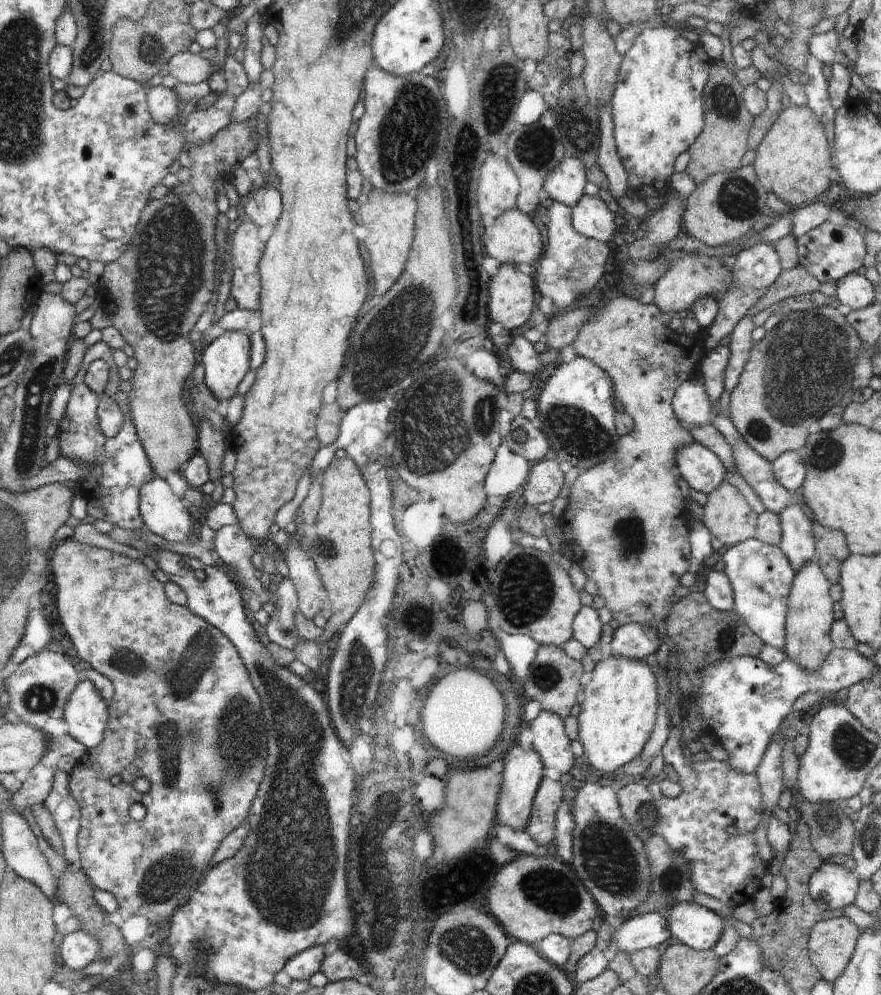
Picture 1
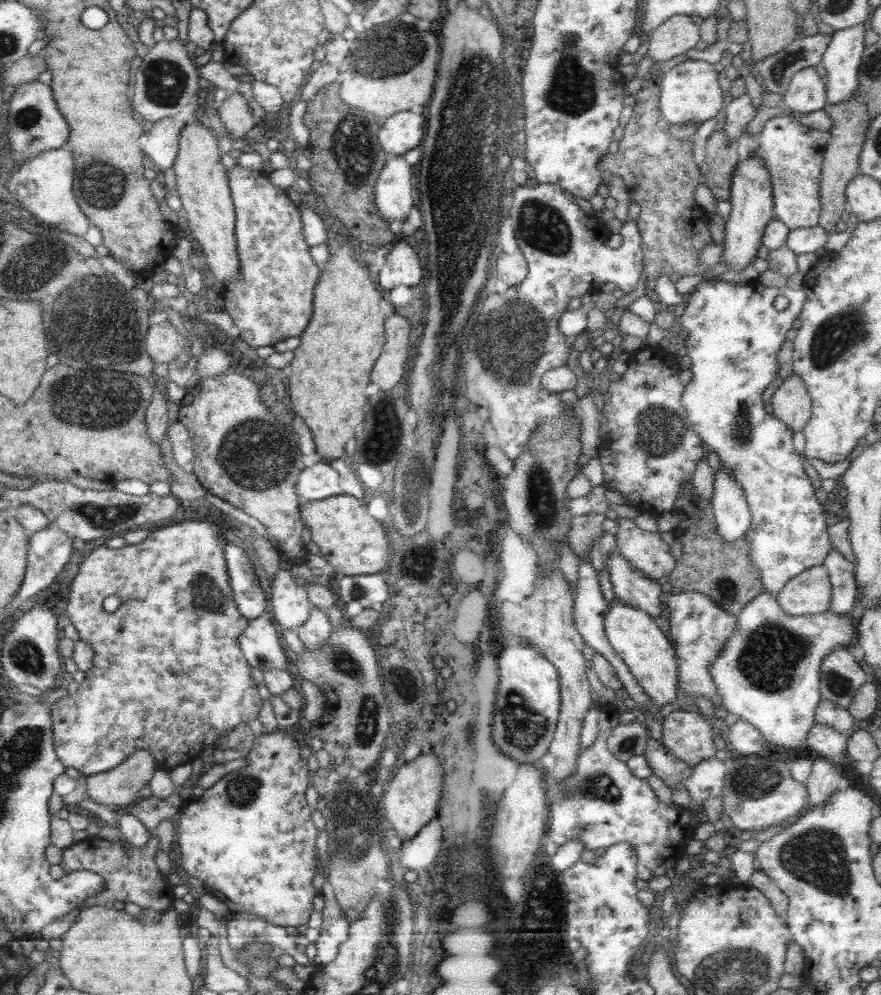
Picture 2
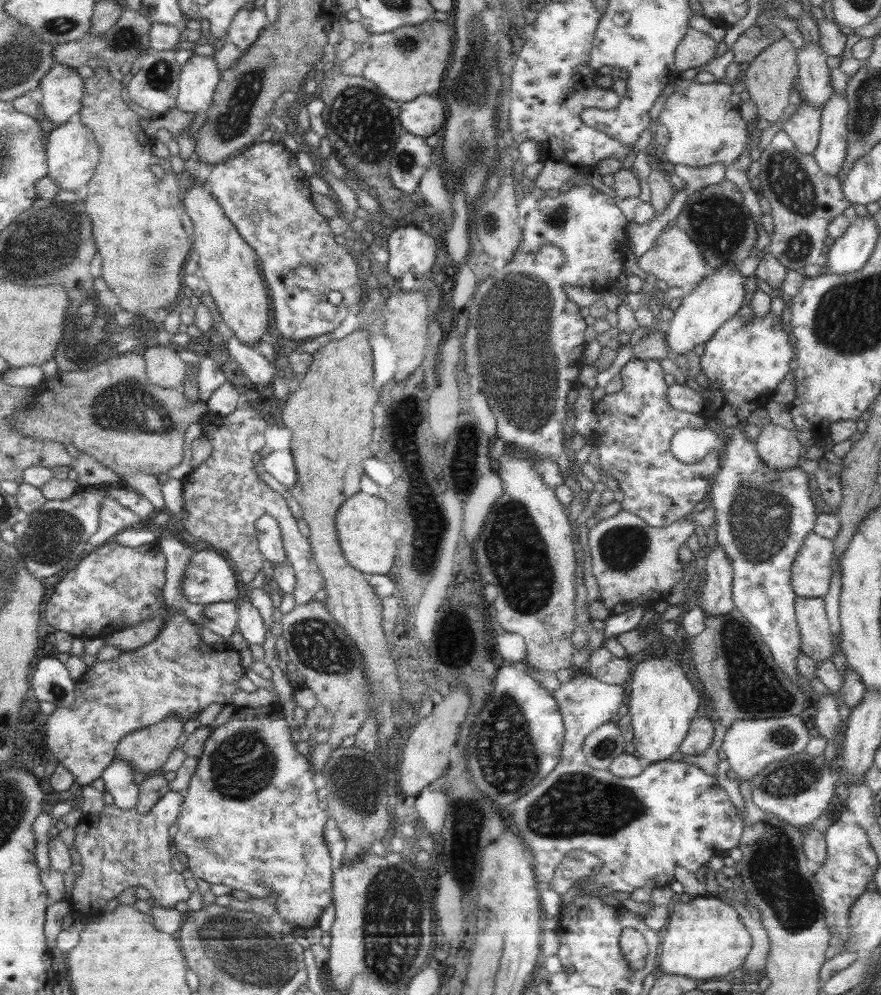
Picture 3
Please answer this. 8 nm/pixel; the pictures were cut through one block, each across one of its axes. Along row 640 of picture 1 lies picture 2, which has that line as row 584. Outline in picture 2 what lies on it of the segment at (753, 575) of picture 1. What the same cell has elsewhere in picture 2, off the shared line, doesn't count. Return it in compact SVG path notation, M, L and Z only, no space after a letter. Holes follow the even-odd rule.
M661 272L655 278L655 292L665 308L672 309L680 304L684 304L685 308L679 321L684 332L681 341L692 360L689 369L692 382L684 387L682 406L692 423L692 430L702 439L706 451L716 452L720 468L728 468L732 478L742 487L752 513L752 524L744 536L751 548L751 561L759 570L764 590L777 596L791 578L807 568L823 565L832 549L825 521L828 508L816 499L813 480L806 475L802 455L792 444L794 432L774 413L768 414L762 400L764 390L776 380L778 354L786 341L786 333L792 329L794 319L803 309L806 292L803 287L800 290L768 287L759 280L730 283L708 277L698 283L692 292L681 295L669 277ZM778 296L788 298L788 307L784 310L774 307L774 300Z

